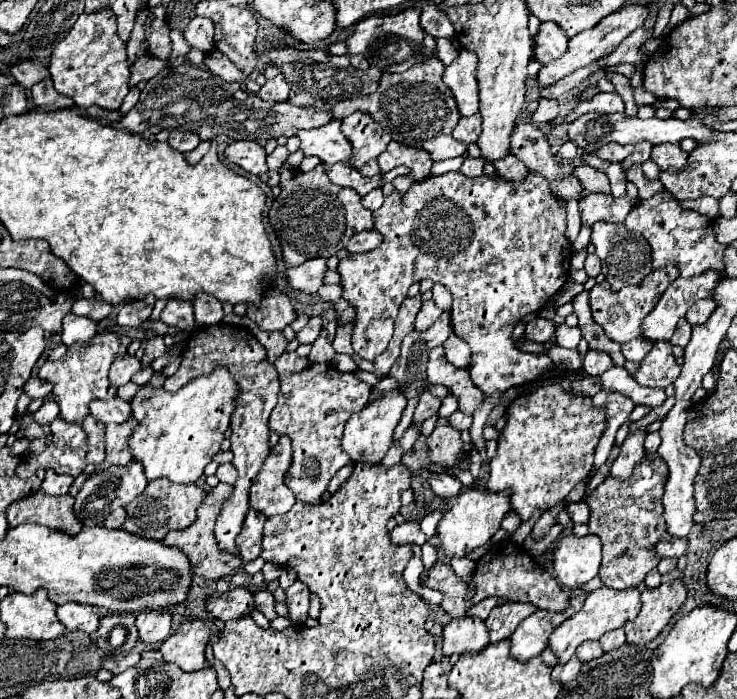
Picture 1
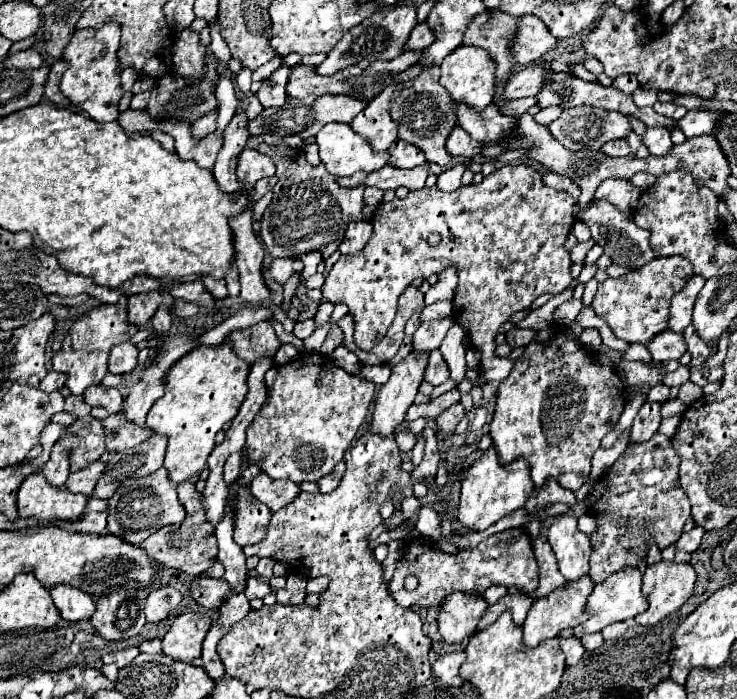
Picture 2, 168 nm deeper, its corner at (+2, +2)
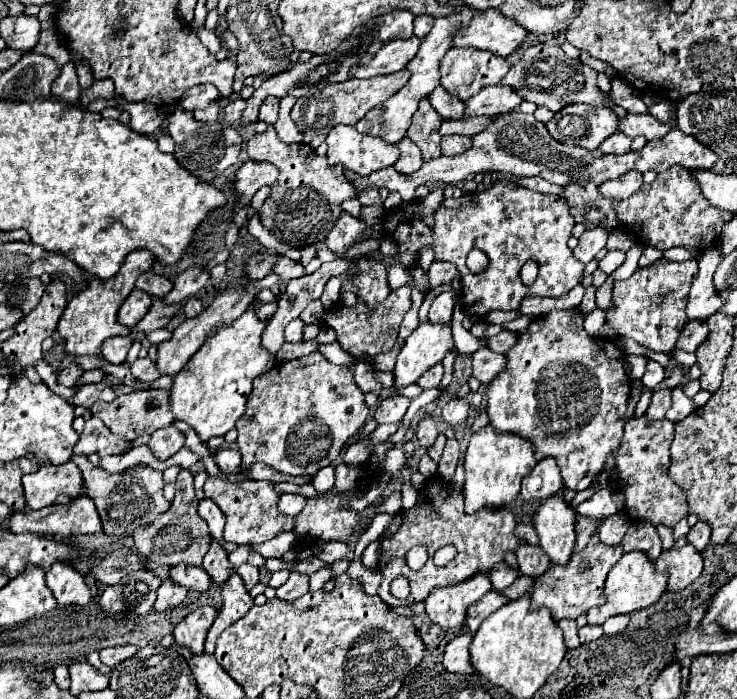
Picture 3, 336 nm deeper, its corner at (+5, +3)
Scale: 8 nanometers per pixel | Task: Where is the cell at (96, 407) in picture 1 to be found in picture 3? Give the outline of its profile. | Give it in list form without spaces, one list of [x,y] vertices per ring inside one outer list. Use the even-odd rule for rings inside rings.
[[[91,383],[91,385],[83,385],[81,389],[77,389],[75,397],[71,399],[73,405],[81,405],[85,409],[89,409],[95,401],[113,401],[117,399],[117,393],[111,385],[105,383]]]

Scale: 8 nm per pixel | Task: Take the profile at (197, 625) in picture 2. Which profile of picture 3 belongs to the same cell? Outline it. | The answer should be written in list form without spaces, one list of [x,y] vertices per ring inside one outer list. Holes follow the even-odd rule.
[[[209,605],[191,611],[173,631],[175,643],[181,647],[187,647],[193,655],[201,655],[205,635],[209,631],[209,627],[213,625],[215,617],[217,617],[217,611]]]

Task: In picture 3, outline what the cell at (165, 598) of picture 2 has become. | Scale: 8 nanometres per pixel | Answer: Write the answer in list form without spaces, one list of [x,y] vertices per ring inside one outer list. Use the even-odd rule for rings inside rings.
[[[167,579],[157,589],[157,599],[155,599],[153,609],[155,611],[167,611],[167,609],[179,605],[185,599],[185,595],[187,595],[187,589],[185,587],[181,587],[181,585],[173,583],[171,579]]]

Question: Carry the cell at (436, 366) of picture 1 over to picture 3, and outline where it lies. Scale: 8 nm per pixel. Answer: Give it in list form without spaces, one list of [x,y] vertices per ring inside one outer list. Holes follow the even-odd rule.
[[[437,363],[433,365],[429,371],[425,371],[425,375],[419,377],[417,385],[421,385],[423,389],[429,389],[429,387],[439,387],[441,385],[441,377],[443,377],[443,365]]]

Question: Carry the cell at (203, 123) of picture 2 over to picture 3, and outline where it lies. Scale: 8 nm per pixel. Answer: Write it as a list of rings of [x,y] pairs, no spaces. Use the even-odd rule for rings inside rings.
[[[239,97],[239,99],[233,99],[233,101],[221,111],[221,121],[233,125],[235,121],[239,121],[243,109],[245,109],[245,99],[241,99],[241,97]]]

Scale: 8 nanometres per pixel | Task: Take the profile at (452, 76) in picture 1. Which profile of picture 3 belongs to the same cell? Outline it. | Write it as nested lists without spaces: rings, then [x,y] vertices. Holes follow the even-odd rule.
[[[451,47],[441,59],[441,87],[461,101],[469,101],[483,87],[501,83],[507,71],[507,59],[489,51]]]

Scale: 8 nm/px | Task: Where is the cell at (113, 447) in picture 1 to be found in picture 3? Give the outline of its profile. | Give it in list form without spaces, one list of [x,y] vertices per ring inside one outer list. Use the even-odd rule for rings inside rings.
[[[271,273],[269,277],[263,277],[261,281],[251,281],[245,289],[243,287],[235,287],[235,289],[227,289],[223,293],[219,293],[215,297],[215,301],[203,311],[199,313],[197,317],[193,319],[187,319],[183,321],[175,331],[173,331],[173,337],[169,341],[163,341],[157,345],[157,369],[161,375],[169,375],[169,377],[175,377],[185,365],[187,361],[191,359],[191,355],[195,355],[199,351],[199,347],[211,337],[211,333],[217,329],[217,327],[225,327],[225,325],[231,325],[237,317],[241,317],[247,309],[247,305],[253,301],[253,297],[263,289],[263,287],[271,287],[279,281],[279,277],[275,273]]]

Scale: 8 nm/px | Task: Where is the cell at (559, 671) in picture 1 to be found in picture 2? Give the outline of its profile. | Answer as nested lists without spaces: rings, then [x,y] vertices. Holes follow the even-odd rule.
[[[560,638],[560,644],[562,644],[562,650],[566,654],[566,664],[568,666],[576,664],[584,656],[584,646],[578,638]]]

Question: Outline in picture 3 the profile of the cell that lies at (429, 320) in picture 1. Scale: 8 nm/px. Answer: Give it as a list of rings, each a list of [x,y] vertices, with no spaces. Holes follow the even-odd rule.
[[[447,291],[447,293],[437,295],[431,303],[431,309],[429,309],[429,321],[435,325],[449,325],[453,305],[455,305],[455,291]]]

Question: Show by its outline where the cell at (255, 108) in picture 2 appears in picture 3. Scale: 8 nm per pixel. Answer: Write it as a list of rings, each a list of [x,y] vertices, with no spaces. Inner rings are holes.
[[[267,125],[263,133],[253,135],[247,141],[247,153],[249,159],[271,161],[281,171],[281,177],[271,185],[271,195],[259,211],[263,227],[267,227],[281,243],[297,249],[325,243],[329,231],[343,213],[343,201],[357,197],[357,187],[351,179],[347,179],[345,171],[341,167],[329,169],[327,157],[315,155],[305,143],[287,145],[279,141],[273,125]]]

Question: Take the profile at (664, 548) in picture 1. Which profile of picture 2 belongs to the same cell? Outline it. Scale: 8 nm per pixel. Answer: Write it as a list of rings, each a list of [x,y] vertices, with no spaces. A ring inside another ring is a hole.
[[[694,526],[690,532],[684,532],[682,536],[680,536],[680,540],[676,542],[676,550],[684,550],[684,552],[696,552],[698,550],[698,546],[700,546],[700,542],[702,542],[702,536],[704,536],[704,528],[700,528],[700,526]]]

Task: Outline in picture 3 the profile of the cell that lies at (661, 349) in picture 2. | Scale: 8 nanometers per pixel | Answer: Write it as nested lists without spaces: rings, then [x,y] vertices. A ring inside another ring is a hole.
[[[689,321],[683,331],[679,333],[679,339],[677,339],[677,345],[673,347],[673,353],[675,351],[695,351],[697,345],[701,345],[701,341],[705,341],[707,337],[707,325],[705,321]]]

